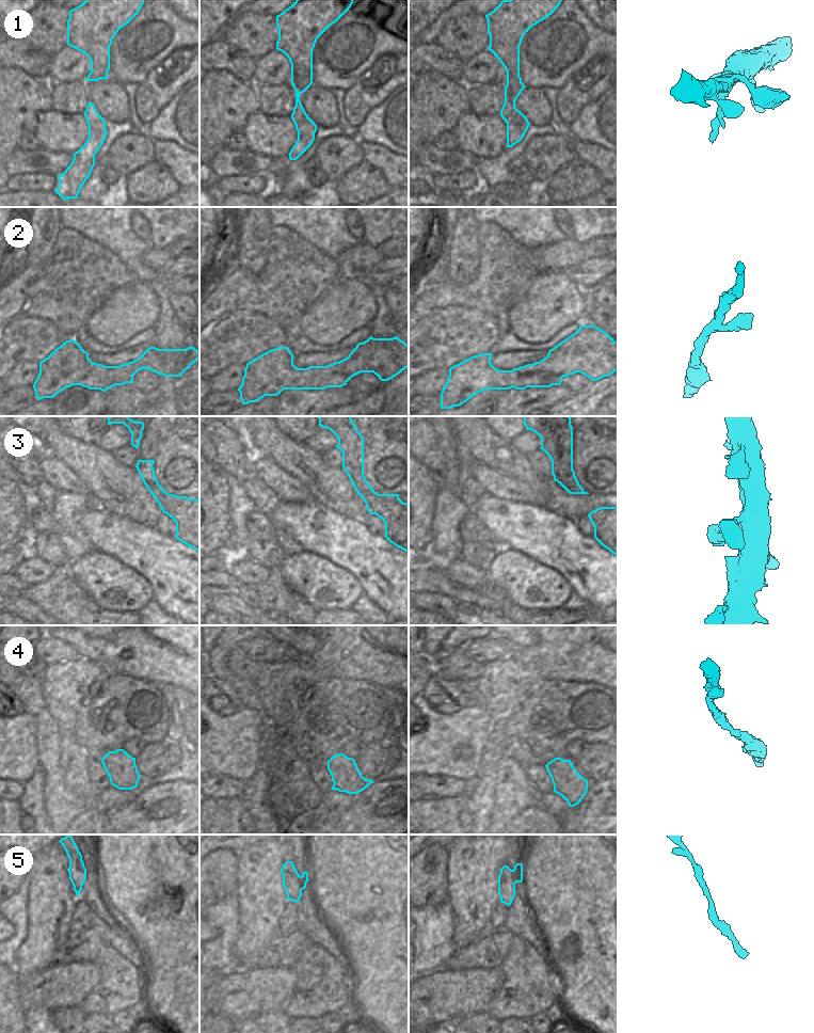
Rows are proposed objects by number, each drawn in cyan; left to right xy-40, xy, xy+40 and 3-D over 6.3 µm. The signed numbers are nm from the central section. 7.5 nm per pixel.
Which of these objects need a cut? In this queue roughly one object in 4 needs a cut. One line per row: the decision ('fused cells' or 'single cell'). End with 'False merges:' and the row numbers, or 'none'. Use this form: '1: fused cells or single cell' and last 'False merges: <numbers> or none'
1: fused cells
2: single cell
3: single cell
4: single cell
5: single cell
False merges: 1

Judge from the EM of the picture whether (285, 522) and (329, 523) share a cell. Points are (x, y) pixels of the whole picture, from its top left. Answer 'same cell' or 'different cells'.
same cell

